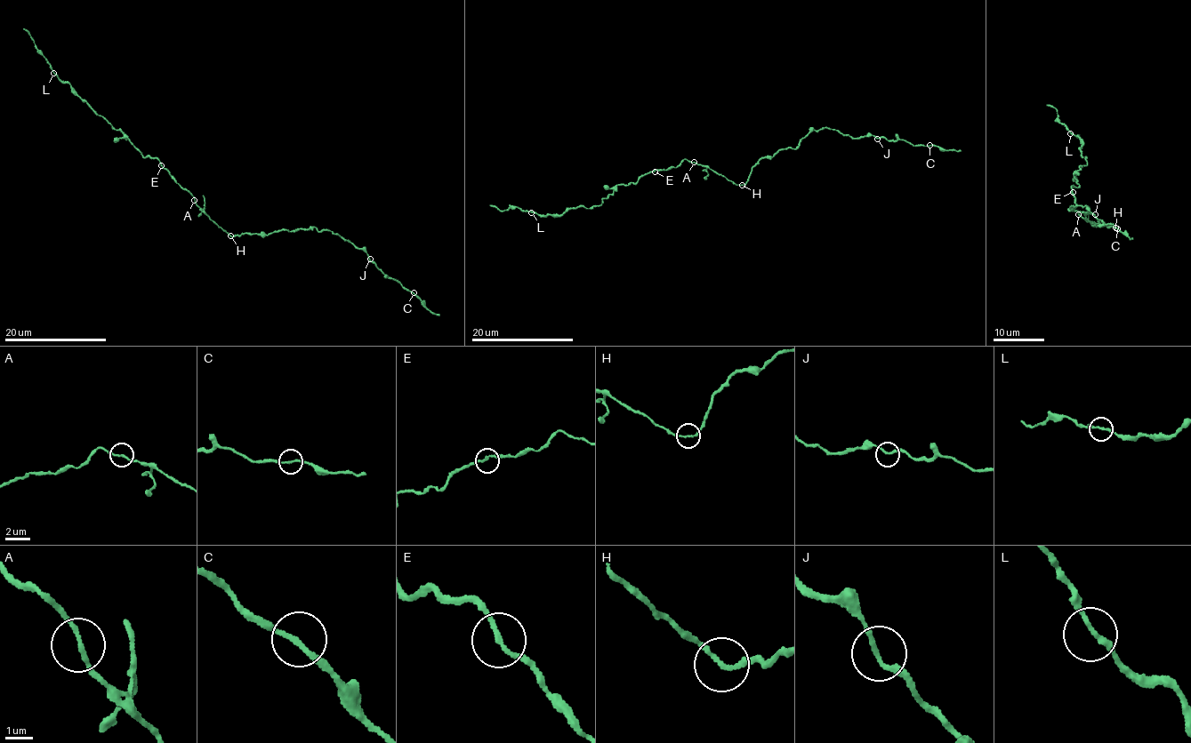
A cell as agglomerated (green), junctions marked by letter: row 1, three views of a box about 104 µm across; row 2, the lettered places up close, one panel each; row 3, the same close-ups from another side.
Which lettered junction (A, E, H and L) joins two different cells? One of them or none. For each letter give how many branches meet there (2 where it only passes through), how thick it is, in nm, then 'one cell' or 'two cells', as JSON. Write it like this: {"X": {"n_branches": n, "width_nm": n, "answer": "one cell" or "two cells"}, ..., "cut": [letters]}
{"A": {"n_branches": 2, "width_nm": 160, "answer": "one cell"}, "E": {"n_branches": 2, "width_nm": 160, "answer": "one cell"}, "H": {"n_branches": 2, "width_nm": 160, "answer": "one cell"}, "L": {"n_branches": 2, "width_nm": 180, "answer": "one cell"}, "cut": []}

